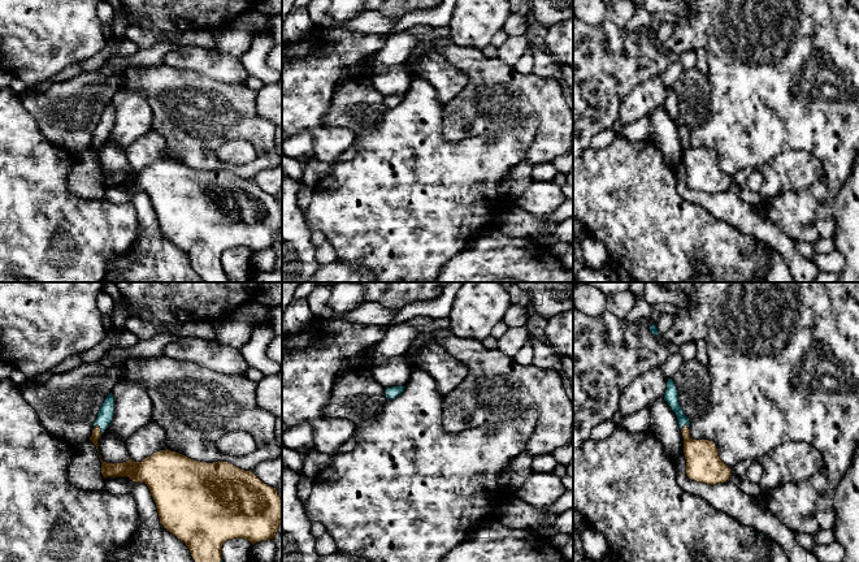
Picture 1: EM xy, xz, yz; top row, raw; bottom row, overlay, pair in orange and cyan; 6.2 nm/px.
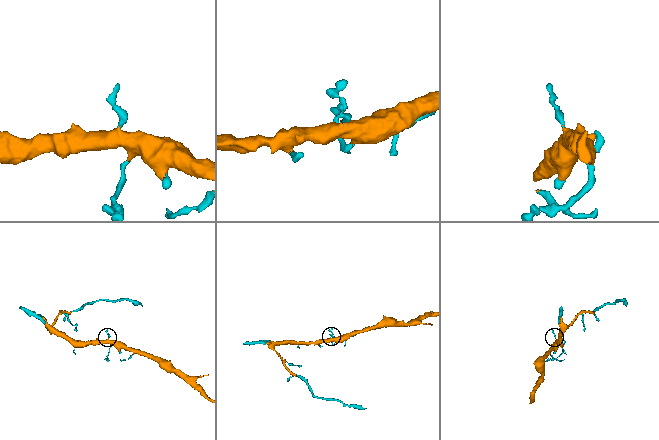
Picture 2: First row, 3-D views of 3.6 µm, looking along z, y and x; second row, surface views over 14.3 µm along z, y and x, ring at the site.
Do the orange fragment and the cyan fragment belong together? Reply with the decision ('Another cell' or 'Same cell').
Same cell

